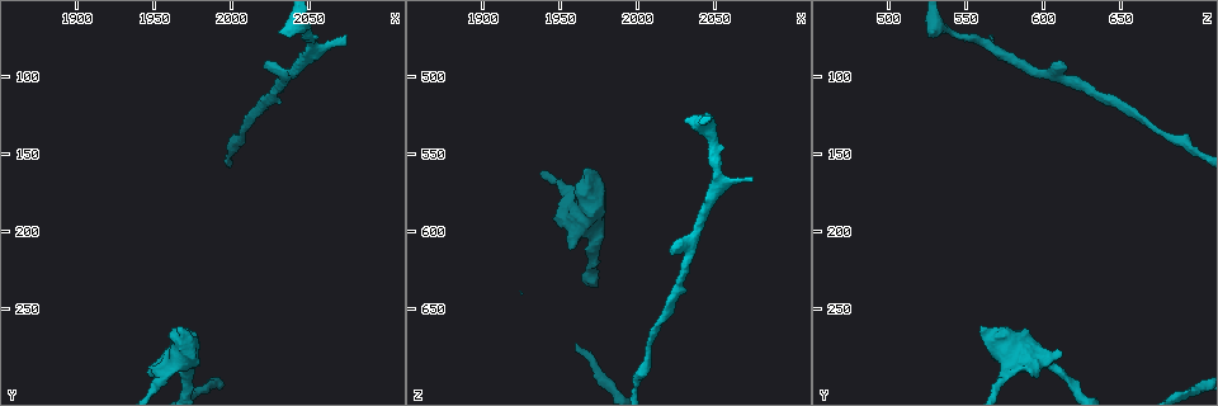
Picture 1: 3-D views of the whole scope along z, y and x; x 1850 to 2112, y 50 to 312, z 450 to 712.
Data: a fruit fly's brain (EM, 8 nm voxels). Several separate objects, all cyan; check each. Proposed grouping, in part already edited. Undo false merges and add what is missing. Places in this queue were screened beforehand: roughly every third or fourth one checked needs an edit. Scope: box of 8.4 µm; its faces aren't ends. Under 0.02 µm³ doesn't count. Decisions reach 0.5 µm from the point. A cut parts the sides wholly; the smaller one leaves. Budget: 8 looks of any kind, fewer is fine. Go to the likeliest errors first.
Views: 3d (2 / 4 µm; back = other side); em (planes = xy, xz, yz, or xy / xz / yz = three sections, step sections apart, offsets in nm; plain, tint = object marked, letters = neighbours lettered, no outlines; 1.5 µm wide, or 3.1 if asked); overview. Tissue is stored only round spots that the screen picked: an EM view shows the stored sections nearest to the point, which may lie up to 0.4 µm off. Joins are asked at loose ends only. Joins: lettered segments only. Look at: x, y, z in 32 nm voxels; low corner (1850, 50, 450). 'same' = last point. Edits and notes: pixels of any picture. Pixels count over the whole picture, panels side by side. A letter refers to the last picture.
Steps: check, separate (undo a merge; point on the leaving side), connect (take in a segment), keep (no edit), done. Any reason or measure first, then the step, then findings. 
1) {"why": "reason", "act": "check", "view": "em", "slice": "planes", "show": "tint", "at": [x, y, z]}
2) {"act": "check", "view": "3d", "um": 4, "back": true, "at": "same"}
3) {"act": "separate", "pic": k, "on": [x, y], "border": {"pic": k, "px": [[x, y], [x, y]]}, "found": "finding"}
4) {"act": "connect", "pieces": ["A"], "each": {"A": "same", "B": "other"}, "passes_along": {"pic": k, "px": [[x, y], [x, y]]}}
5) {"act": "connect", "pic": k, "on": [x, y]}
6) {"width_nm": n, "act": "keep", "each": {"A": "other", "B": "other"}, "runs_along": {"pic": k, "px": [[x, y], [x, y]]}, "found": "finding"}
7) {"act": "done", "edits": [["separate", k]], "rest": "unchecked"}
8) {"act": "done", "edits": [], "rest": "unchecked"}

{"why": "stops while still wide", "act": "check", "view": "em", "slice": "planes", "show": "letters", "at": [1964, 260, 562]}

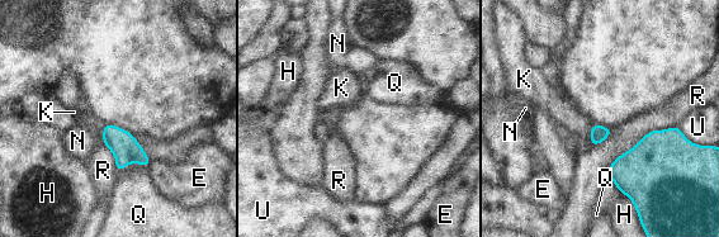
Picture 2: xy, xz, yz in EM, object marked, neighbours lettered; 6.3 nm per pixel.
{"act": "connect", "pieces": ["K"], "each": {"E": "other", "H": "other", "K": "same", "N": "other", "Q": "other", "R": "other", "U": "other"}, "passes_along": {"pic": 2, "px": [[599, 133], [591, 132], [566, 113]]}, "found": "the cell continues"}

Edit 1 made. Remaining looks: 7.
{"why": "free end", "act": "check", "view": "em", "slice": "xz", "step": 4, "show": "tint", "at": [2020, 94, 616]}

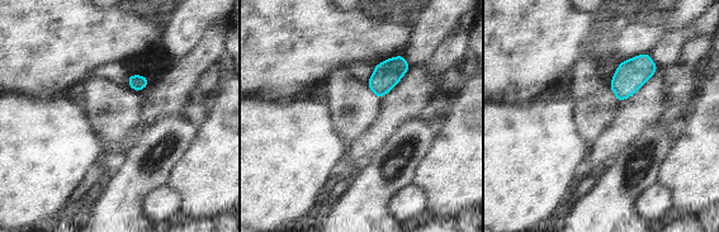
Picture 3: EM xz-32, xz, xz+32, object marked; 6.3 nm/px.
{"why": "cut it another way", "act": "check", "view": "em", "slice": "planes", "show": "letters", "at": "same"}

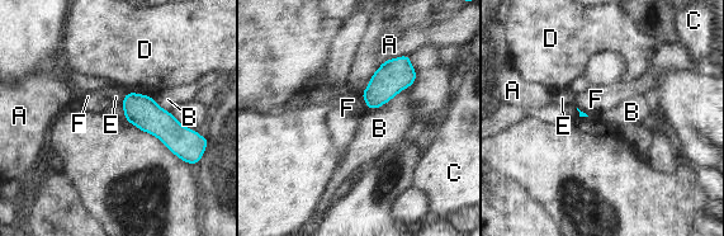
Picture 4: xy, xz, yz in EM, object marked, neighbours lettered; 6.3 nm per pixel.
{"act": "keep", "each": {"A": "other", "B": "other", "C": "other", "D": "other", "E": "other", "F": "other"}, "border": {"pic": 4, "px": [[360, 93], [364, 103], [370, 109]]}, "found": "no lettered segment goes on from it"}

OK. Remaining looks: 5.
{"why": "thick end", "act": "check", "view": "em", "slice": "planes", "show": "tint", "at": [1956, 276, 610]}

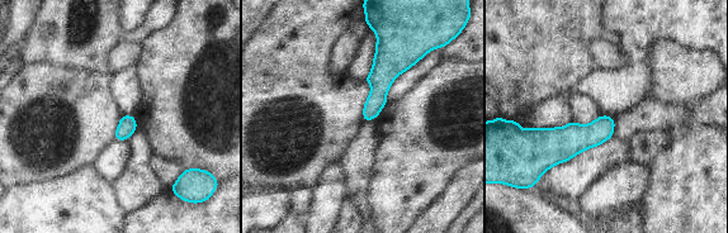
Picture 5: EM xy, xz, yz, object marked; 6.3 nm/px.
{"why": "what lies round it", "act": "check", "view": "em", "slice": "planes", "show": "letters", "at": "same"}

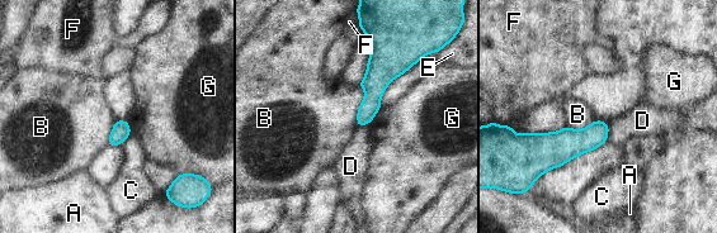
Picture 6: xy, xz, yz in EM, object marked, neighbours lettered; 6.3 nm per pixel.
{"longest_contact_nm": ["B", 280], "act": "keep", "each": {"A": "other", "B": "other", "C": "other", "D": "other", "E": "other", "F": "other", "G": "other"}, "found": "none of them fits"}

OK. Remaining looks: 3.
{"act": "done", "edits": [["connect", 2]], "rest": "unchecked"}

